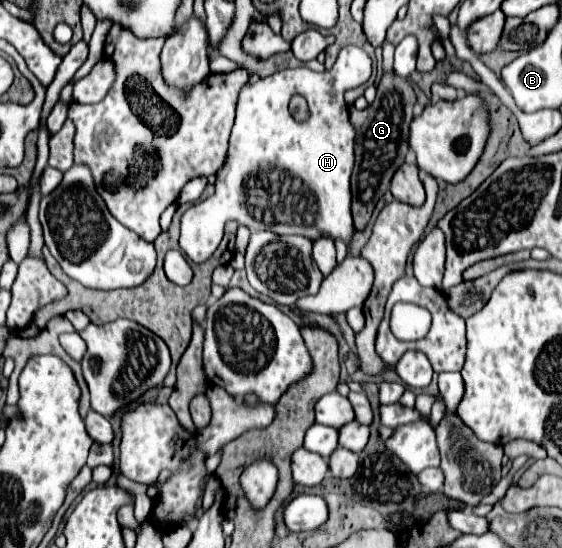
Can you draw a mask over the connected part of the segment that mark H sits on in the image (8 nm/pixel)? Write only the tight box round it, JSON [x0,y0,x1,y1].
[179,46,371,262]

